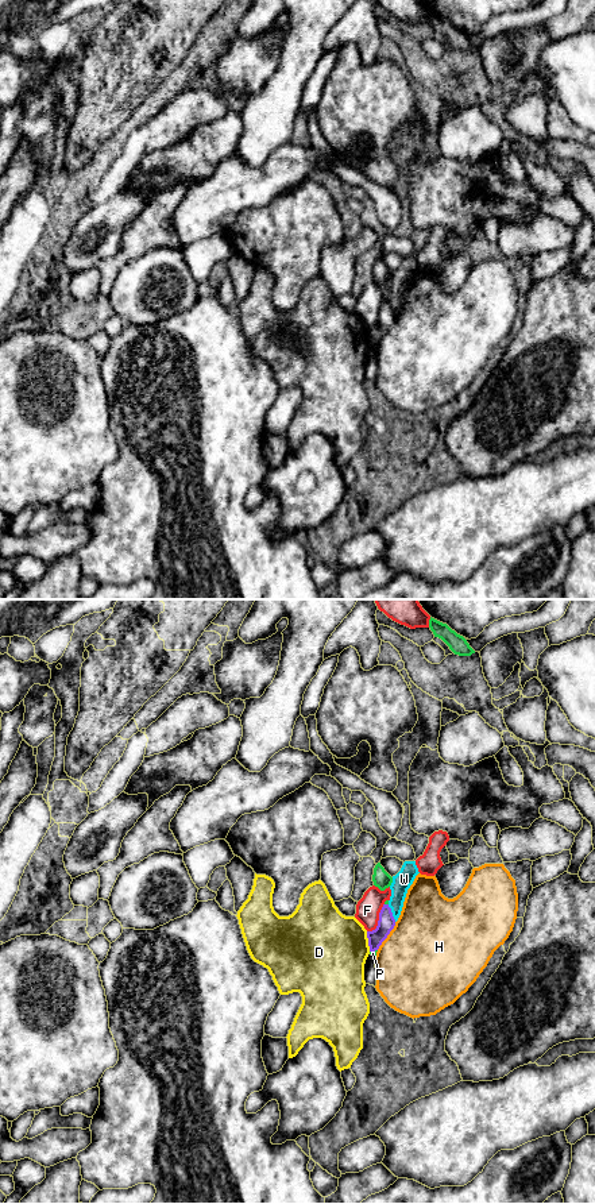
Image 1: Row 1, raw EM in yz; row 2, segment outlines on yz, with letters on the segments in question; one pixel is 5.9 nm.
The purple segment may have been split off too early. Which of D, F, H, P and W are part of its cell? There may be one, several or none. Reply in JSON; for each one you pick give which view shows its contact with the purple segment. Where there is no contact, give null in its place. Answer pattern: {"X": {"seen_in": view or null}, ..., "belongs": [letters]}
{"belongs": []}

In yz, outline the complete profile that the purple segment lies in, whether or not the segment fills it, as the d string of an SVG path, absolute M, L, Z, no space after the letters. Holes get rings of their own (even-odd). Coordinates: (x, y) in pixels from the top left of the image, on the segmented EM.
M383 904L379 912L379 921L376 929L372 931L367 931L370 952L375 952L379 949L382 942L394 929L394 926L395 926L395 919L393 916L391 908L389 907L389 904Z

